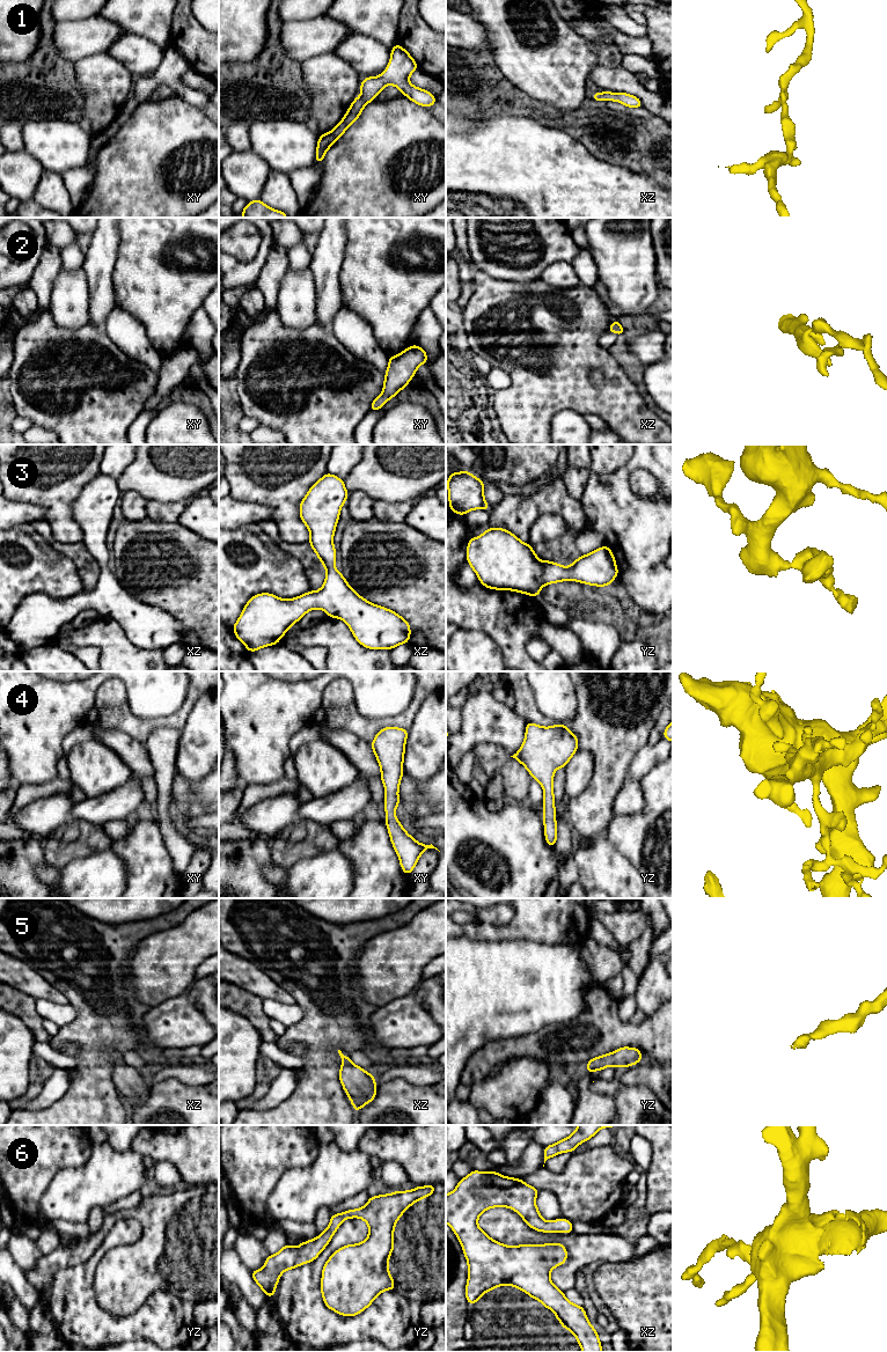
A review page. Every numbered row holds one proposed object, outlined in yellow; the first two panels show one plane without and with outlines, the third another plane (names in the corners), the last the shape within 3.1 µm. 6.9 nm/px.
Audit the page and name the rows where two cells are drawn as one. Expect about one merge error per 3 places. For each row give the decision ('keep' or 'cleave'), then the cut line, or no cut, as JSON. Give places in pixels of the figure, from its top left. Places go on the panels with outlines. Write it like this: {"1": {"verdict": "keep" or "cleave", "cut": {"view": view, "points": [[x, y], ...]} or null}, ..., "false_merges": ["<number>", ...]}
{"1": {"verdict": "keep", "cut": null}, "2": {"verdict": "keep", "cut": null}, "3": {"verdict": "keep", "cut": null}, "4": {"verdict": "keep", "cut": null}, "5": {"verdict": "keep", "cut": null}, "6": {"verdict": "keep", "cut": null}, "false_merges": []}

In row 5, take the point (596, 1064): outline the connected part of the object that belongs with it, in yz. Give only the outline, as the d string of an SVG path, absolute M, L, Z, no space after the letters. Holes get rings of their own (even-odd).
M623 1046L608 1055L588 1060L586 1073L602 1071L608 1066L614 1068L620 1066L630 1067L639 1061L642 1061L642 1051L639 1049Z

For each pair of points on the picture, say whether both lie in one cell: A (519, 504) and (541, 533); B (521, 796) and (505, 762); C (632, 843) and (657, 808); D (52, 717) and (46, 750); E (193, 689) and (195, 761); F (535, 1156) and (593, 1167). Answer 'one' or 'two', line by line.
A: two
B: one
C: one
D: one
E: two
F: two

